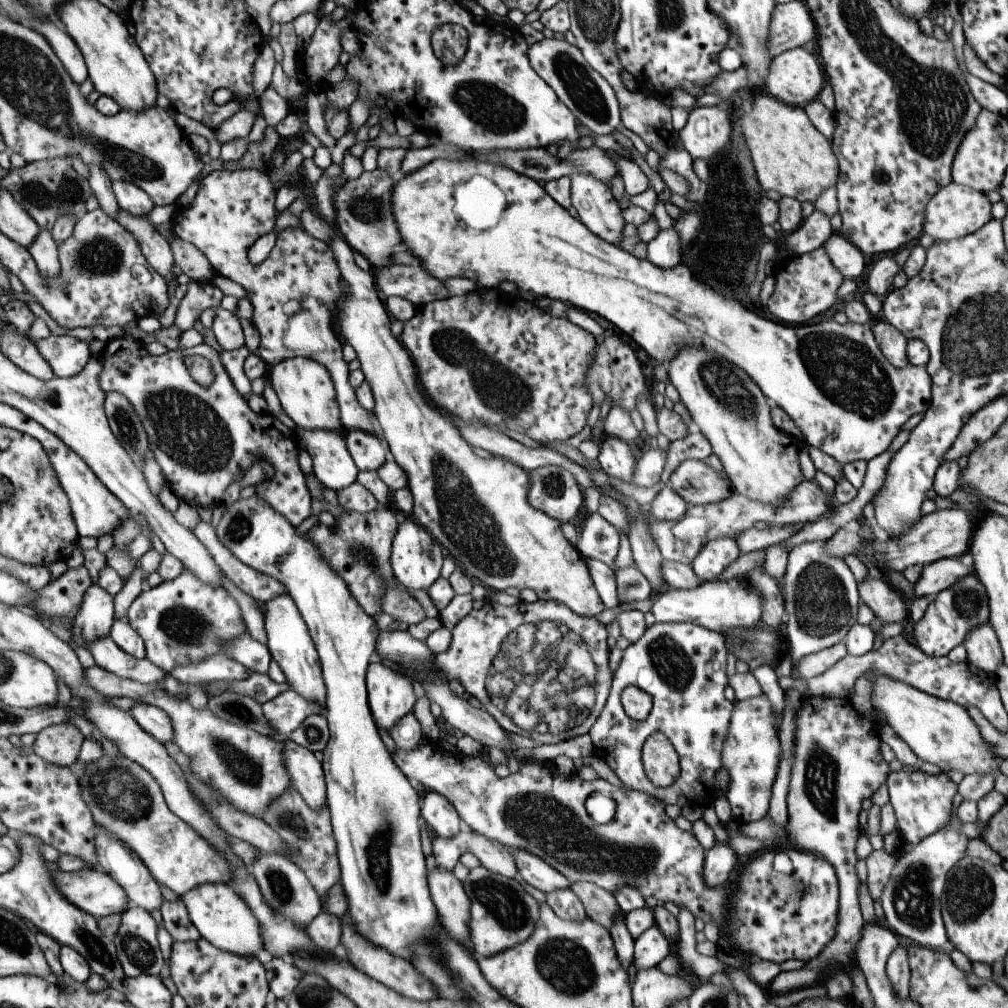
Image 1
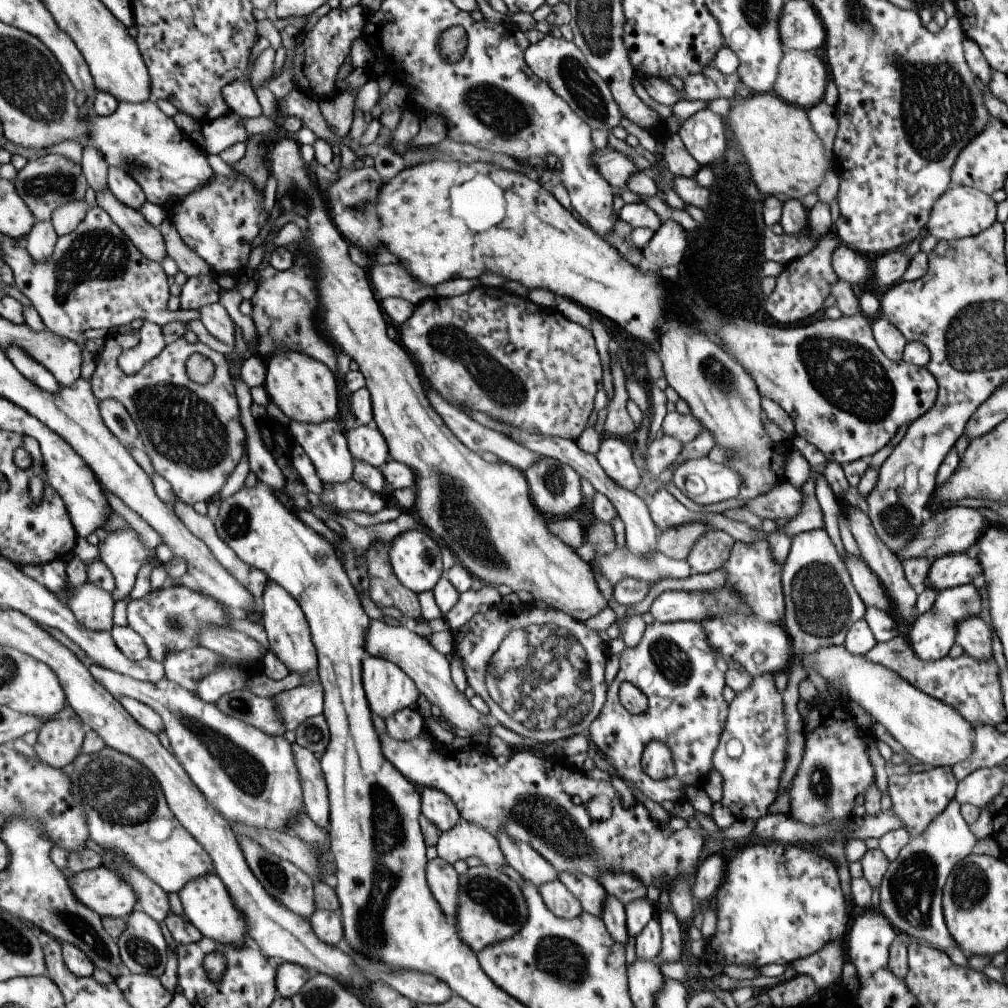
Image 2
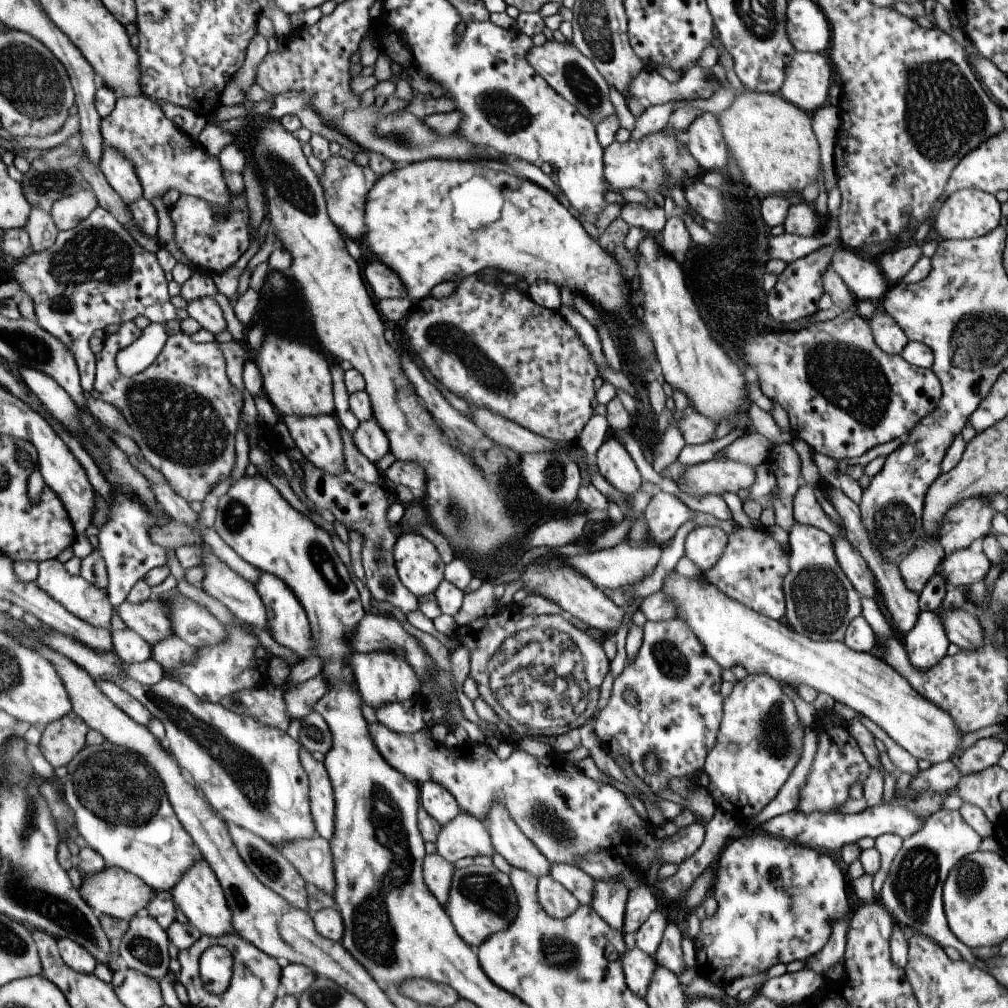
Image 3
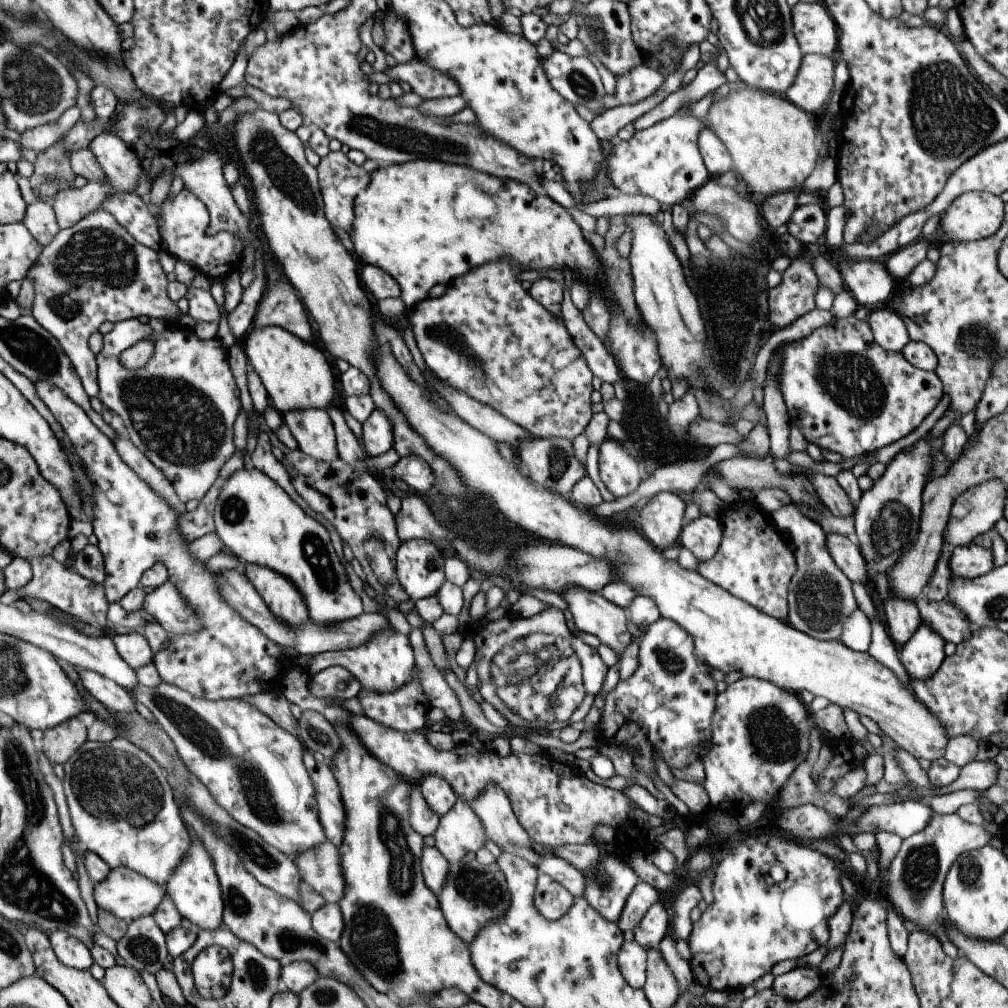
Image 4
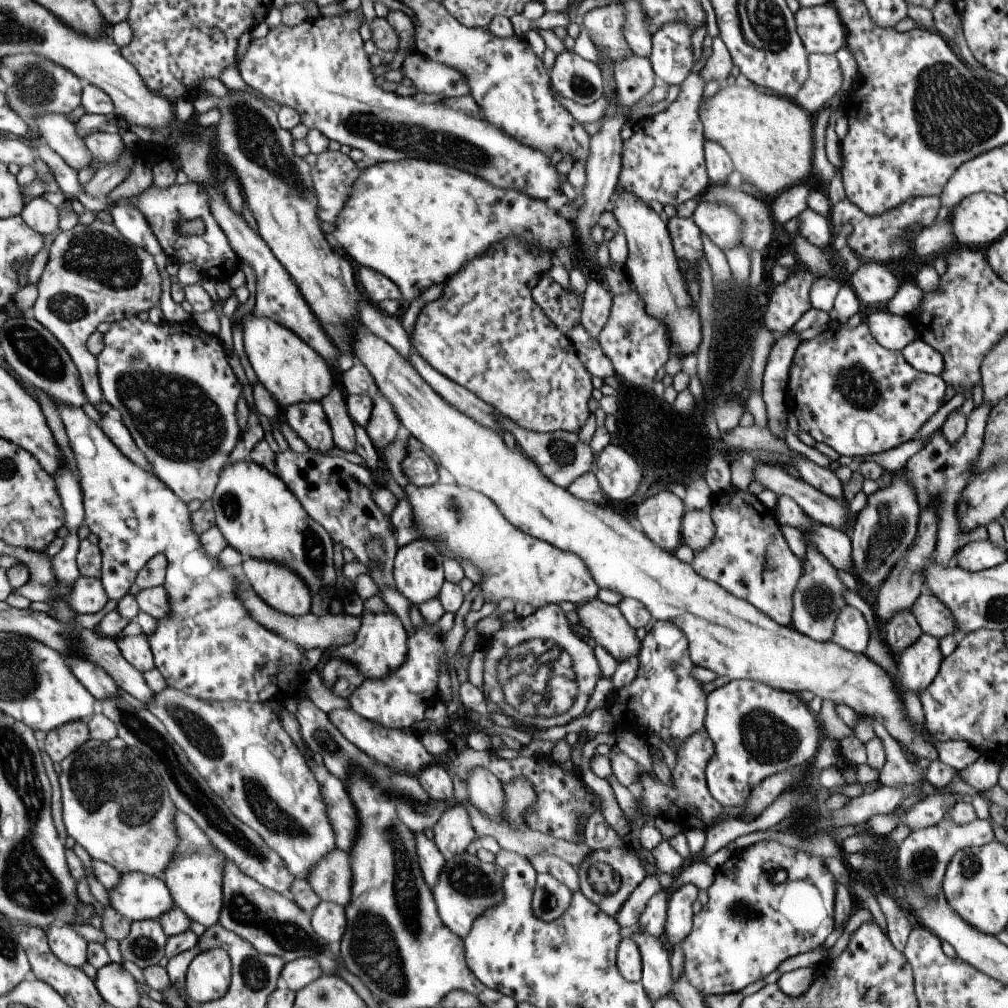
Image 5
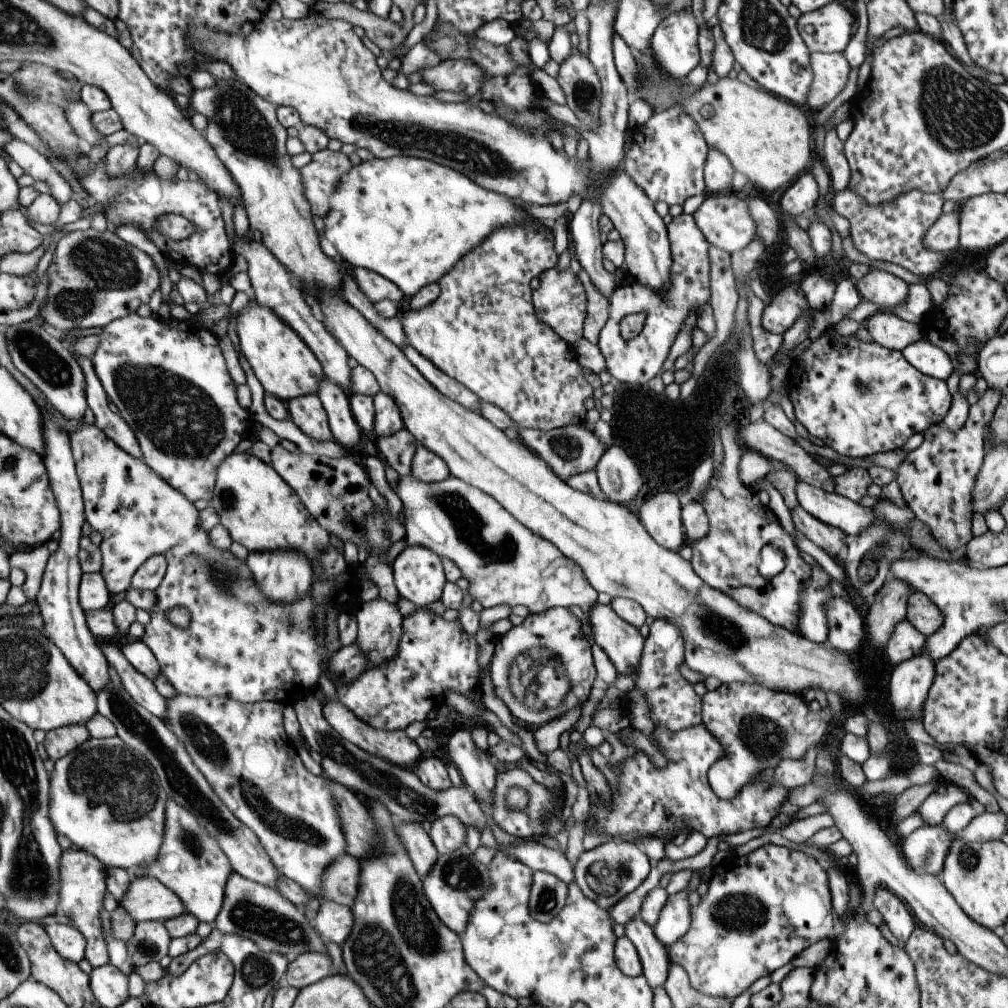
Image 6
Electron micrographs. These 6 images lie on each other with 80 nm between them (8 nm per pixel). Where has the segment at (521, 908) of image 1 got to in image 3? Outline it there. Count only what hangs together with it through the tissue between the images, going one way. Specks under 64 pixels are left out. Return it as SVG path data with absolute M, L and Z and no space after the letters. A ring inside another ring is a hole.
M471 864L466 868L453 868L445 912L455 934L475 949L489 934L505 930L515 920L517 902L506 874L499 872L493 865L485 867Z

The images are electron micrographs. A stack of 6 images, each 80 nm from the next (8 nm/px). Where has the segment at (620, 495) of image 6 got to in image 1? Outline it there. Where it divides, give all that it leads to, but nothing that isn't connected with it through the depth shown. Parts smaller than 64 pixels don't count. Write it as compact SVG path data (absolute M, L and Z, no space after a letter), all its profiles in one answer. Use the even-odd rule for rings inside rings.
M607 437L599 446L598 451L596 462L599 470L607 476L631 483L636 464L625 441L617 437Z

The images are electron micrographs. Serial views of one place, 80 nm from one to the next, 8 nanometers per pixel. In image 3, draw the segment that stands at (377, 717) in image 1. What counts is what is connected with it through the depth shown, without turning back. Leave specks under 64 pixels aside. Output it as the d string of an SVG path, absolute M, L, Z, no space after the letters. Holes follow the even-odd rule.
M365 652L349 656L351 674L357 692L363 702L372 709L389 702L403 702L407 698L418 696L420 686L415 678L415 670L401 656L393 652Z

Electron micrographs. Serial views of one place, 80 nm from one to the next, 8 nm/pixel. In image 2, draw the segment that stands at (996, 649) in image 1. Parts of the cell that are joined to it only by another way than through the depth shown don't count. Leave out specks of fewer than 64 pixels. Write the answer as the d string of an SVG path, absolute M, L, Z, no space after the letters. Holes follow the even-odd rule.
M967 617L956 626L955 642L967 656L988 661L992 658L991 633L981 618Z

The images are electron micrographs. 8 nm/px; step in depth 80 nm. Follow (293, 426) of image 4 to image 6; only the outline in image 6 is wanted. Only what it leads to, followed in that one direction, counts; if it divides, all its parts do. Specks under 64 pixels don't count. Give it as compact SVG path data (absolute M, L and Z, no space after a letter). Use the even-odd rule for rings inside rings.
M303 395L285 402L288 419L315 442L332 440L325 411L317 395Z

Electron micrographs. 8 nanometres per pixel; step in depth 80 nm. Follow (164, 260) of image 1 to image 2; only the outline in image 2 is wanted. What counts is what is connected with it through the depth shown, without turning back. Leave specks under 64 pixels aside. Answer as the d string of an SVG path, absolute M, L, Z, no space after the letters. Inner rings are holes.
M107 188L97 193L96 205L105 210L143 258L154 263L165 258L165 243L158 227L151 226L139 211L122 205Z

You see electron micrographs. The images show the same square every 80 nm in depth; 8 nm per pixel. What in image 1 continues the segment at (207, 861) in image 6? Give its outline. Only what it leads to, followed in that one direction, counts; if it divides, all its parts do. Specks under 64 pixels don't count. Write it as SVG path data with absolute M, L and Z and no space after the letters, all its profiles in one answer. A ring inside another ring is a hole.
M207 883L196 889L188 890L180 896L180 899L185 905L189 920L198 930L199 936L209 944L240 957L266 958L262 950L263 937L259 932L259 921L229 885Z

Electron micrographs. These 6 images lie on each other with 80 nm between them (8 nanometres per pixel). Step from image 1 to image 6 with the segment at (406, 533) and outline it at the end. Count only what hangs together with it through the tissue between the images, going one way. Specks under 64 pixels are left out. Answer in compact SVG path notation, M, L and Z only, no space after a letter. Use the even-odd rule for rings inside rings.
M407 545L389 566L399 597L413 602L416 608L440 599L446 580L440 556L432 550L421 545Z

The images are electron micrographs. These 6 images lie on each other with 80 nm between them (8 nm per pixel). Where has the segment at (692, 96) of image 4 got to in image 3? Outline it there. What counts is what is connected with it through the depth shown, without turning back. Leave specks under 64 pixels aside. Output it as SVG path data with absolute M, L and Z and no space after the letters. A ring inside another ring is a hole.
M665 102L661 105L646 106L643 112L635 118L635 126L631 132L625 134L625 139L639 142L645 134L657 132L664 128L673 112L675 102Z

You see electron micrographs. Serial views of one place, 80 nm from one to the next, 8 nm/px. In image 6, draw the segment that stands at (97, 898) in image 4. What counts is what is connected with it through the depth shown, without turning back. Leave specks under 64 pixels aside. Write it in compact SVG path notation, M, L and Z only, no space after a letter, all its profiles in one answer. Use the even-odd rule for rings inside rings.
M131 875L129 884L123 896L118 900L117 905L121 905L121 908L127 914L130 914L135 923L141 921L163 922L168 918L173 918L186 912L181 901L173 894L173 891L165 888L155 877L150 877L149 875L138 877Z

